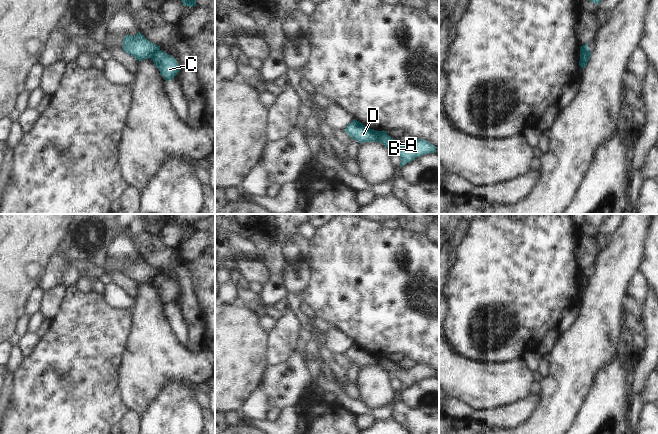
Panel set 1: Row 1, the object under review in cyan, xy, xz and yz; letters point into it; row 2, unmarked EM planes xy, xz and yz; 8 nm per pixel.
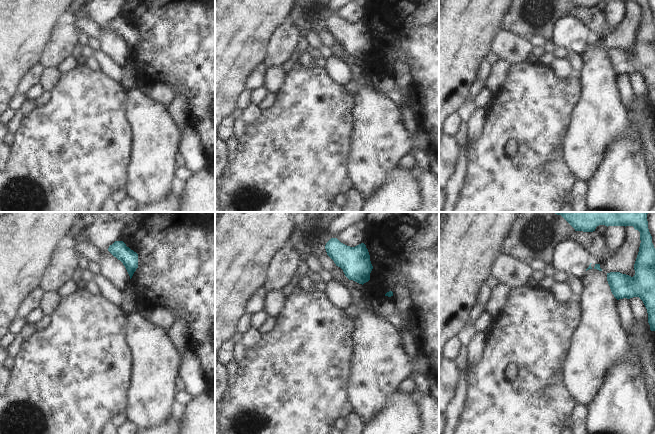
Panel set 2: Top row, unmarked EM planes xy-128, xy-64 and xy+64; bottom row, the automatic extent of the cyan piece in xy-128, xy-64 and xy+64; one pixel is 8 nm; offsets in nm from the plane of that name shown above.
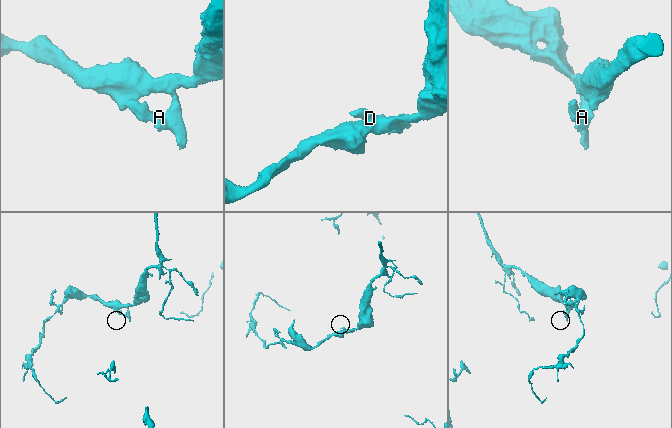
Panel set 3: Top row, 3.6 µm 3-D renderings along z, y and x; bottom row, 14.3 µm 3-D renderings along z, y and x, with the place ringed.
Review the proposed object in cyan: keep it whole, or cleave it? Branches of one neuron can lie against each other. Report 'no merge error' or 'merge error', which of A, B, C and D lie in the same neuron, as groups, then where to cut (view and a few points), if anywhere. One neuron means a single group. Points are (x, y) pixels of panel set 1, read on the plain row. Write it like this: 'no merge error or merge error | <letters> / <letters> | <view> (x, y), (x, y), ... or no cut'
merge error | A B C / D | xz (378, 355), (379, 365)

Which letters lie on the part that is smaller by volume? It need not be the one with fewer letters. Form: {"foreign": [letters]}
{"foreign": ["D"]}

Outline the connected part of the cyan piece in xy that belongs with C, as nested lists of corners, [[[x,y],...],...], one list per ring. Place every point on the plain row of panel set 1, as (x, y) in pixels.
[[[159,274],[150,282],[159,293],[160,299],[164,300],[166,305],[172,304],[180,295],[180,290],[176,283],[168,279],[165,275]]]

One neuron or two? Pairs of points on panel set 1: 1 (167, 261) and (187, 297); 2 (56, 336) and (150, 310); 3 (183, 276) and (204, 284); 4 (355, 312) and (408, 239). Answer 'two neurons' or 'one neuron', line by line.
1: two neurons
2: two neurons
3: two neurons
4: one neuron

